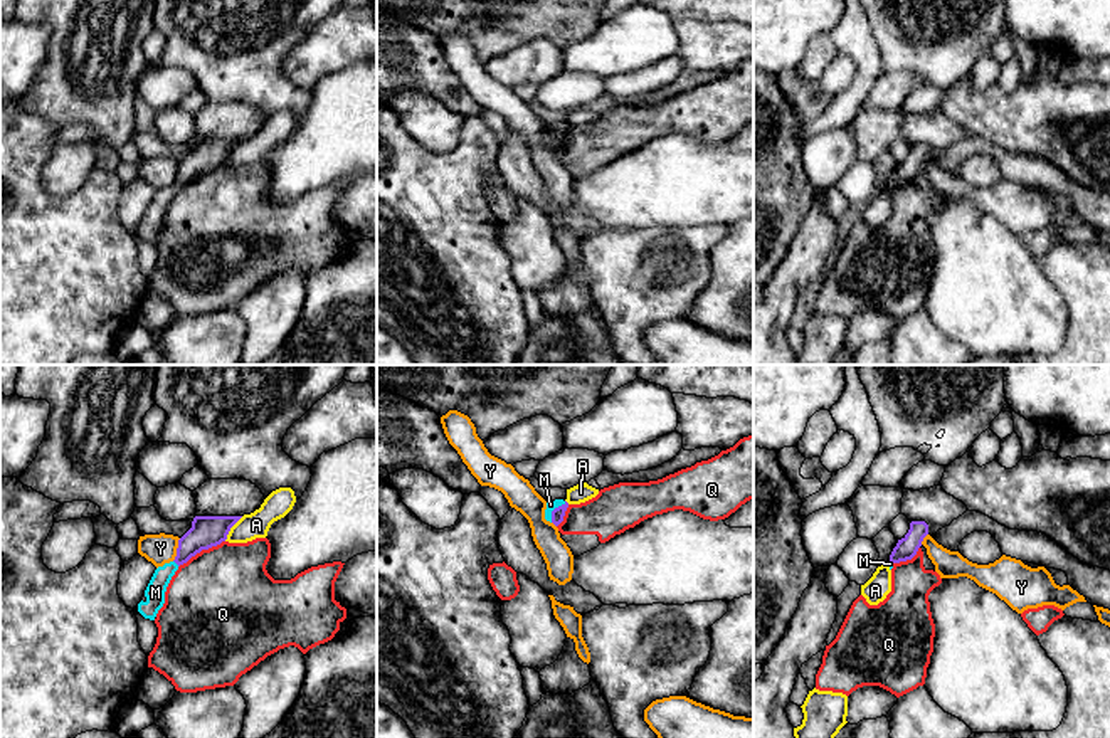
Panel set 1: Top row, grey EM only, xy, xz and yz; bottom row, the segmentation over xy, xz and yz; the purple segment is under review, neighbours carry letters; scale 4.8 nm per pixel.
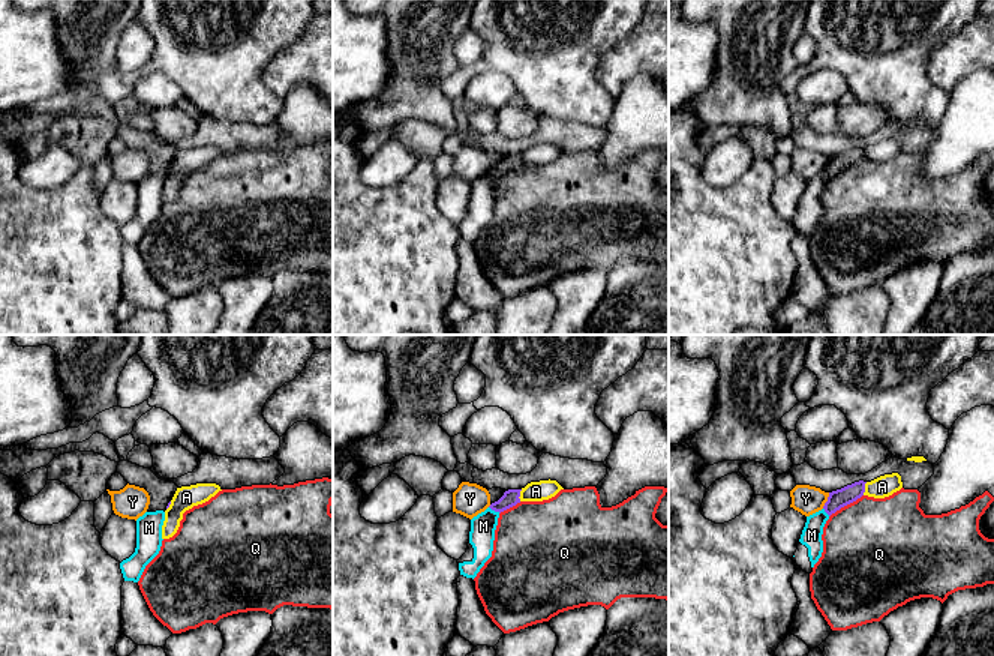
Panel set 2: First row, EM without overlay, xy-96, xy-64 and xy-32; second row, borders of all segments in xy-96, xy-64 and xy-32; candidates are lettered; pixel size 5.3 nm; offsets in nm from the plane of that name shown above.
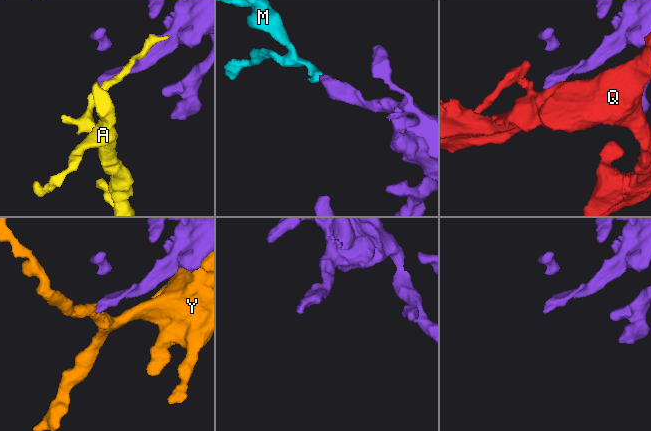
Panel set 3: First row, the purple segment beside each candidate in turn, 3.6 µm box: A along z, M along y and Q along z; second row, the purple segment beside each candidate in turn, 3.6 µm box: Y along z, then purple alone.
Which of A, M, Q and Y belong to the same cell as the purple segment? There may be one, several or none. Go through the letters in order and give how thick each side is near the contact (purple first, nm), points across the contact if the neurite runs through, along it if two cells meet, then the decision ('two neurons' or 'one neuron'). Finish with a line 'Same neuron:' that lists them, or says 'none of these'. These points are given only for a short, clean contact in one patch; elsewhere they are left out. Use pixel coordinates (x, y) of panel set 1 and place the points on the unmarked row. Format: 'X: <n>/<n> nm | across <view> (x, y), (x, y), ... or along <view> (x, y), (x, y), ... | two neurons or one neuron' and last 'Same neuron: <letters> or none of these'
A: 150/130 nm | two neurons
M: 60/50 nm | across xz (557, 138), (554, 133), (550, 128) | one neuron
Q: 150/480 nm | two neurons
Y: 150/140 nm | two neurons
Same neuron: M

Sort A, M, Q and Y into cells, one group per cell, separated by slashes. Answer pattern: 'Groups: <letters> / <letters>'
Groups: A / M / Q / Y

